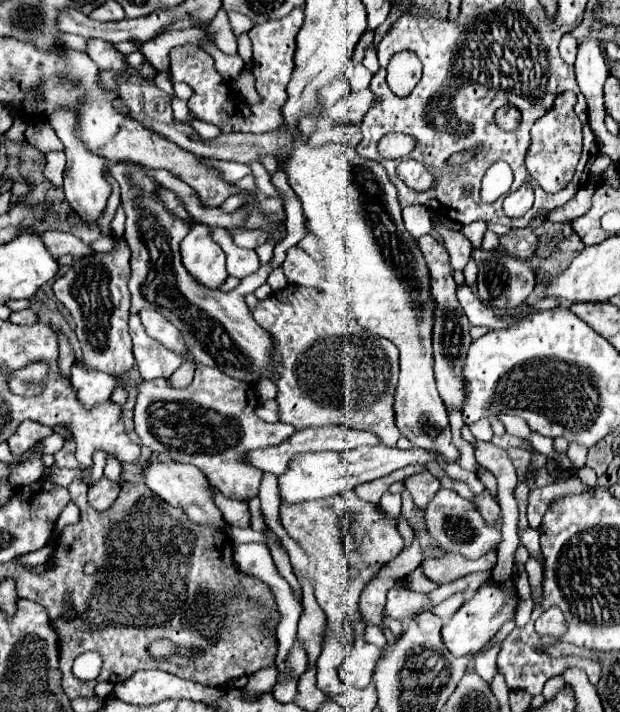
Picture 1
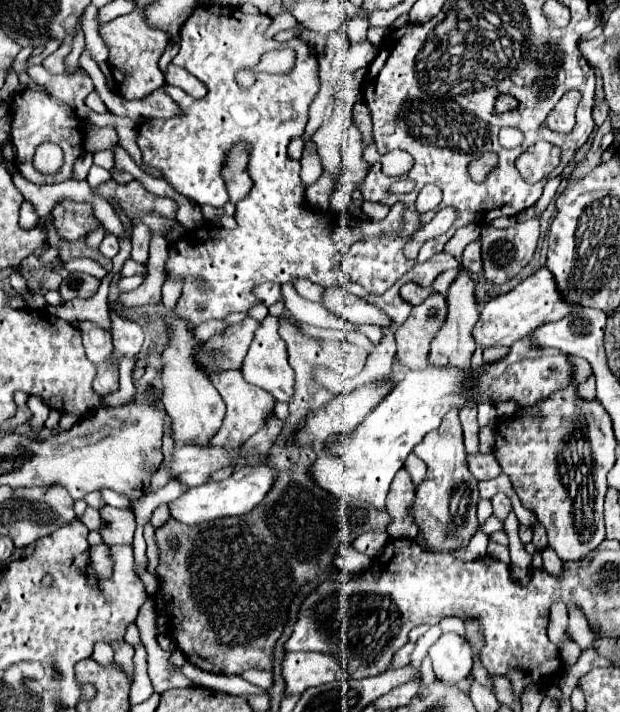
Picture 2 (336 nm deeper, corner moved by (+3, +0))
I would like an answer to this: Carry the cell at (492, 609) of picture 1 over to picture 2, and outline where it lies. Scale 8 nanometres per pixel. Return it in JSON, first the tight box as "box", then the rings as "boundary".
{"box":[429,633,473,692],"boundary":[[[443,633],[429,649],[429,655],[439,681],[458,685],[461,690],[469,692],[473,659],[472,649],[465,639],[455,633]]]}

